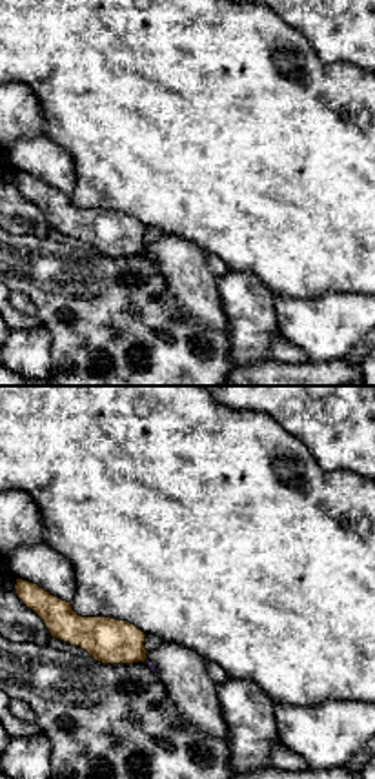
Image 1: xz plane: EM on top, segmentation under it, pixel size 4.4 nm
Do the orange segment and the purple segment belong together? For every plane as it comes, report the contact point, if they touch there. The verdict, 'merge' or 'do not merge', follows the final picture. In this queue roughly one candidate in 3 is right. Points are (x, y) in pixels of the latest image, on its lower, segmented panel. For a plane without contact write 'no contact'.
contact (144, 659)

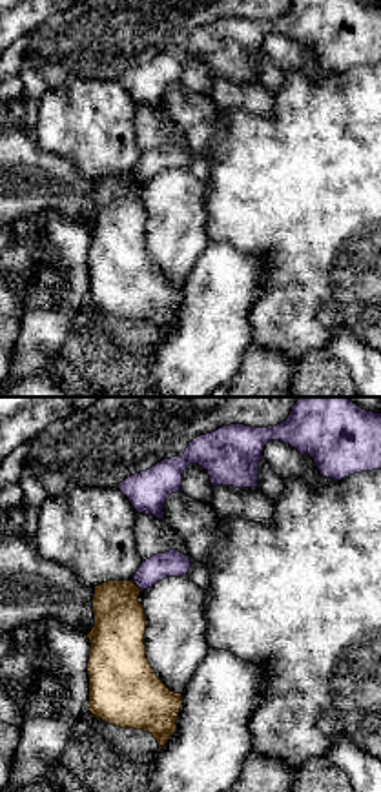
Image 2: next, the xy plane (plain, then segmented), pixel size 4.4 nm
contact (135, 585)

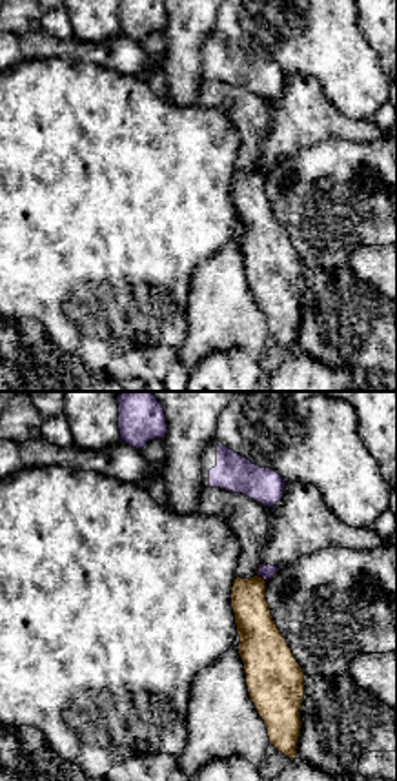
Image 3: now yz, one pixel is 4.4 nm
contact (261, 578)

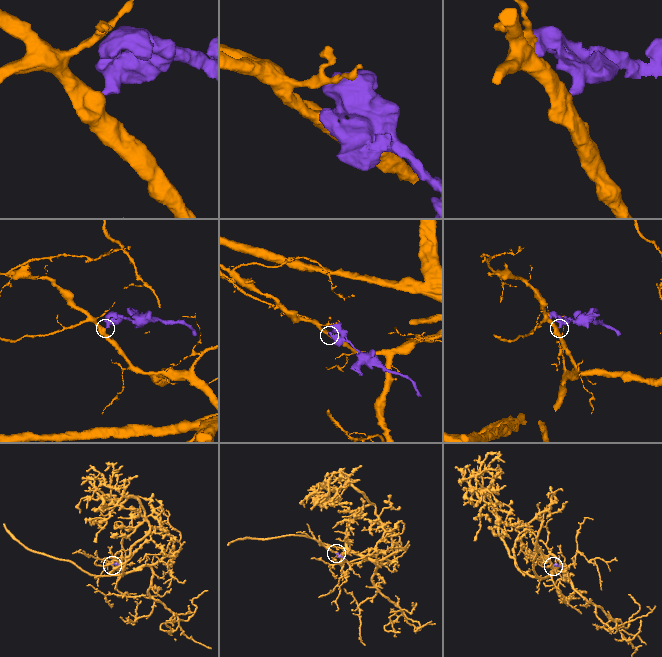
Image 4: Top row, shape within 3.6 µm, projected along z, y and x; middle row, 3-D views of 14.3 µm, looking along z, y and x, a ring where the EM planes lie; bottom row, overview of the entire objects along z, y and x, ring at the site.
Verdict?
do not merge

